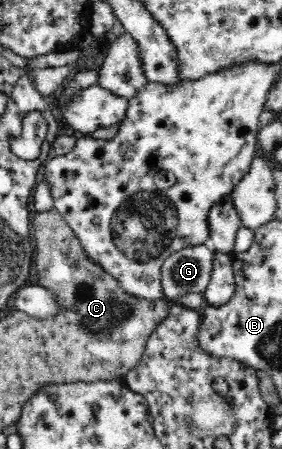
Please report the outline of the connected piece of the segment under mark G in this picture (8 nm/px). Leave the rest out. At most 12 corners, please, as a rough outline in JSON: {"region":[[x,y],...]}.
{"region":[[204,243],[165,259],[165,296],[202,294],[217,252]]}

